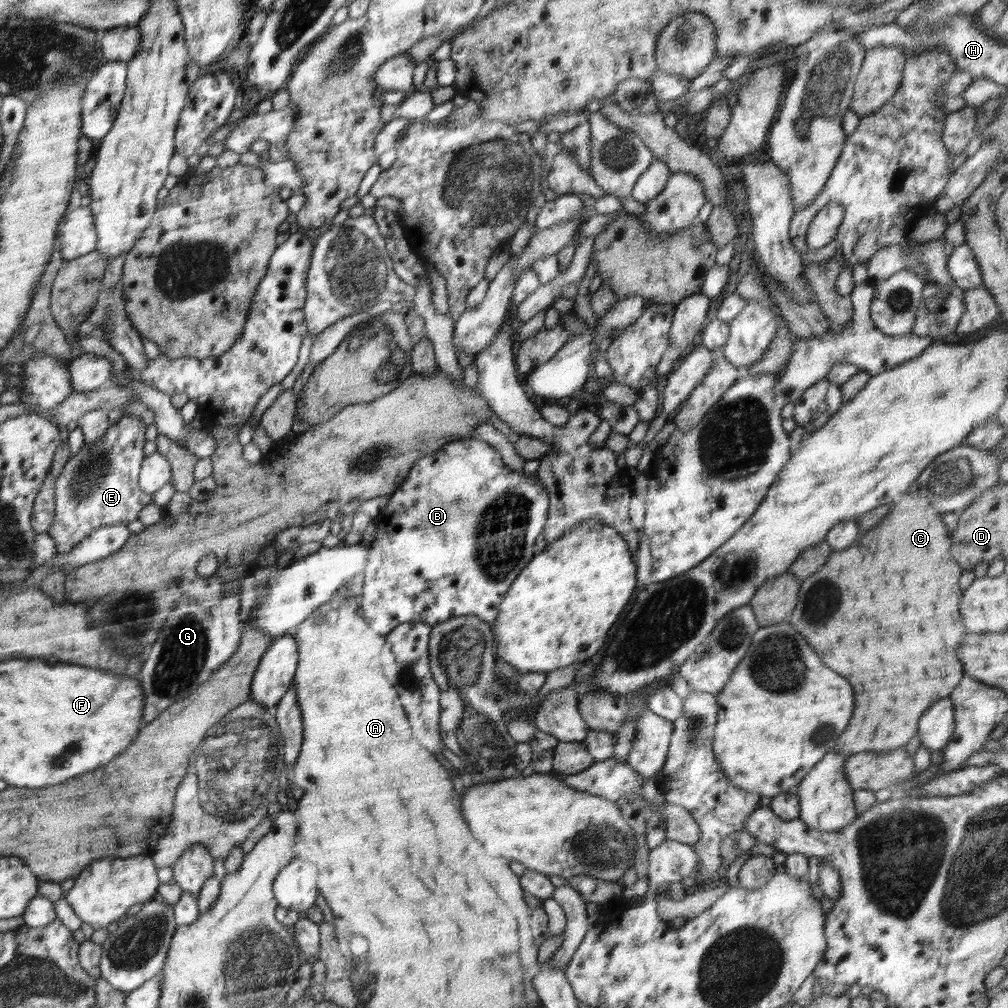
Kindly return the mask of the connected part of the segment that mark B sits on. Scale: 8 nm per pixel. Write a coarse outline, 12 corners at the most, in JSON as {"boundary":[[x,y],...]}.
{"boundary":[[474,436],[379,511],[372,631],[490,623],[545,526],[538,476]]}

